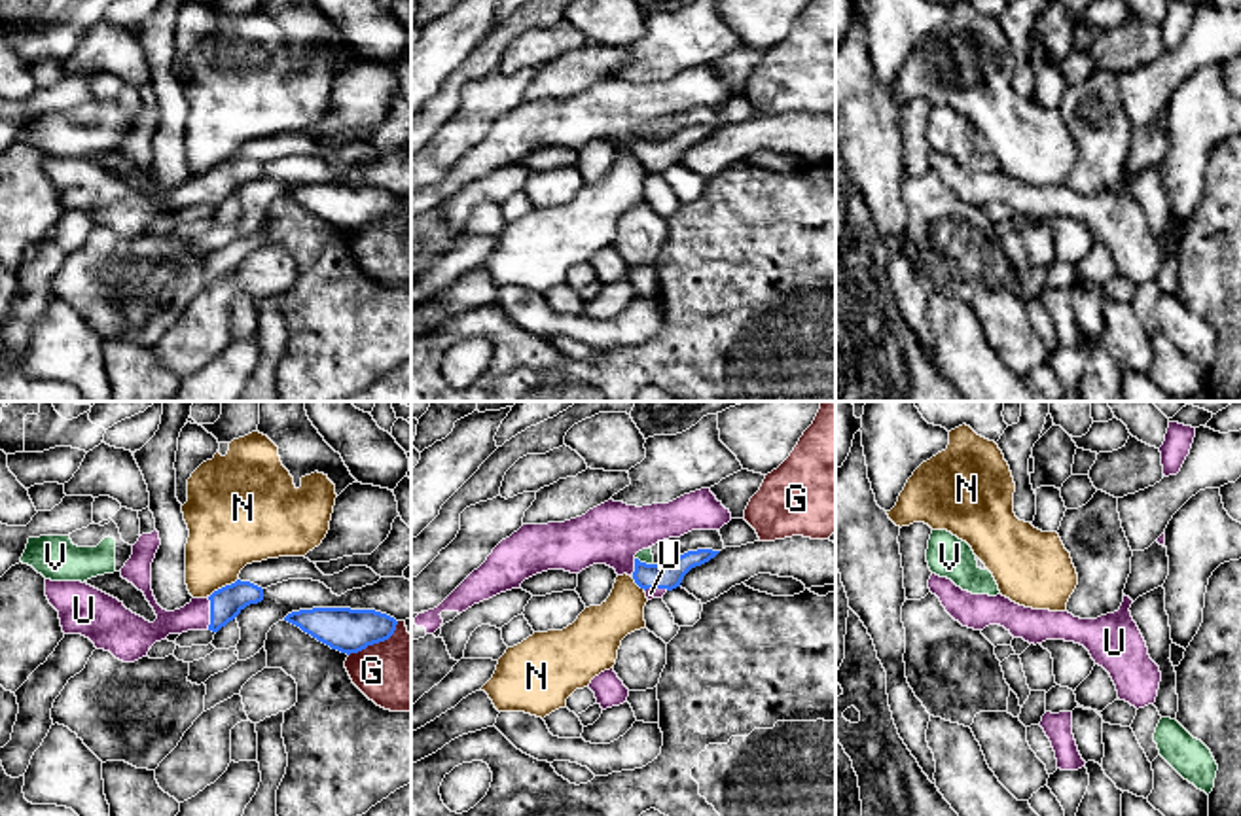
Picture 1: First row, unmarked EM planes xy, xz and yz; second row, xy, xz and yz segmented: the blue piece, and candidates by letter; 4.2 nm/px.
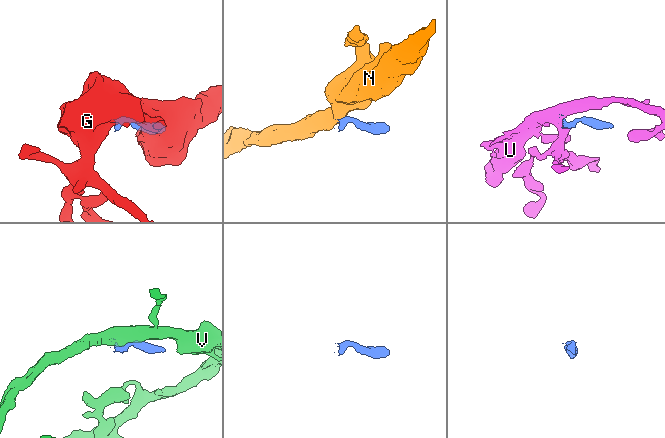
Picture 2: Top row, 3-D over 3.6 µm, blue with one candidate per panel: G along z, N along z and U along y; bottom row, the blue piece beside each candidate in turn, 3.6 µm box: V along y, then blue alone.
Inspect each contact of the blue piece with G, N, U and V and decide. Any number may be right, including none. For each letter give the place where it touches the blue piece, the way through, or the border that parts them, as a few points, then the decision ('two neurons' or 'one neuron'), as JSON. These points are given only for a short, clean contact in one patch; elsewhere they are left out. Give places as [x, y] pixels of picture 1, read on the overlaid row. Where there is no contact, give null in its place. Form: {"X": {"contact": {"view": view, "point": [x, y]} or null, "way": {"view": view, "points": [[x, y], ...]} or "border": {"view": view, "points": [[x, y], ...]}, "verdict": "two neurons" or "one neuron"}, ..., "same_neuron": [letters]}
{"G": {"contact": {"view": "xy", "point": [376, 642]}, "border": {"view": "xy", "points": [[398, 621], [387, 638], [349, 656]]}, "verdict": "two neurons"}, "N": {"contact": {"view": "xy", "point": [222, 587]}, "border": {"view": "xy", "points": [[237, 578], [209, 597]]}, "verdict": "two neurons"}, "U": {"contact": {"view": "xy", "point": [211, 612]}, "way": {"view": "xy", "points": [[226, 603], [211, 612], [196, 616]]}, "verdict": "one neuron"}, "V": {"contact": {"view": "xz", "point": [645, 563]}, "border": {"view": "xz", "points": [[635, 557], [652, 565]]}, "verdict": "two neurons"}, "same_neuron": ["U"]}

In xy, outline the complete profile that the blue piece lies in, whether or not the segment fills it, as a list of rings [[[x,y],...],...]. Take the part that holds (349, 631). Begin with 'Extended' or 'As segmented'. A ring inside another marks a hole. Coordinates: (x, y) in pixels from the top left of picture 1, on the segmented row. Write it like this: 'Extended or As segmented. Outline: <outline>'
As segmented. Outline: [[[313,608],[292,612],[284,621],[341,653],[358,653],[388,640],[398,621],[375,610]]]

